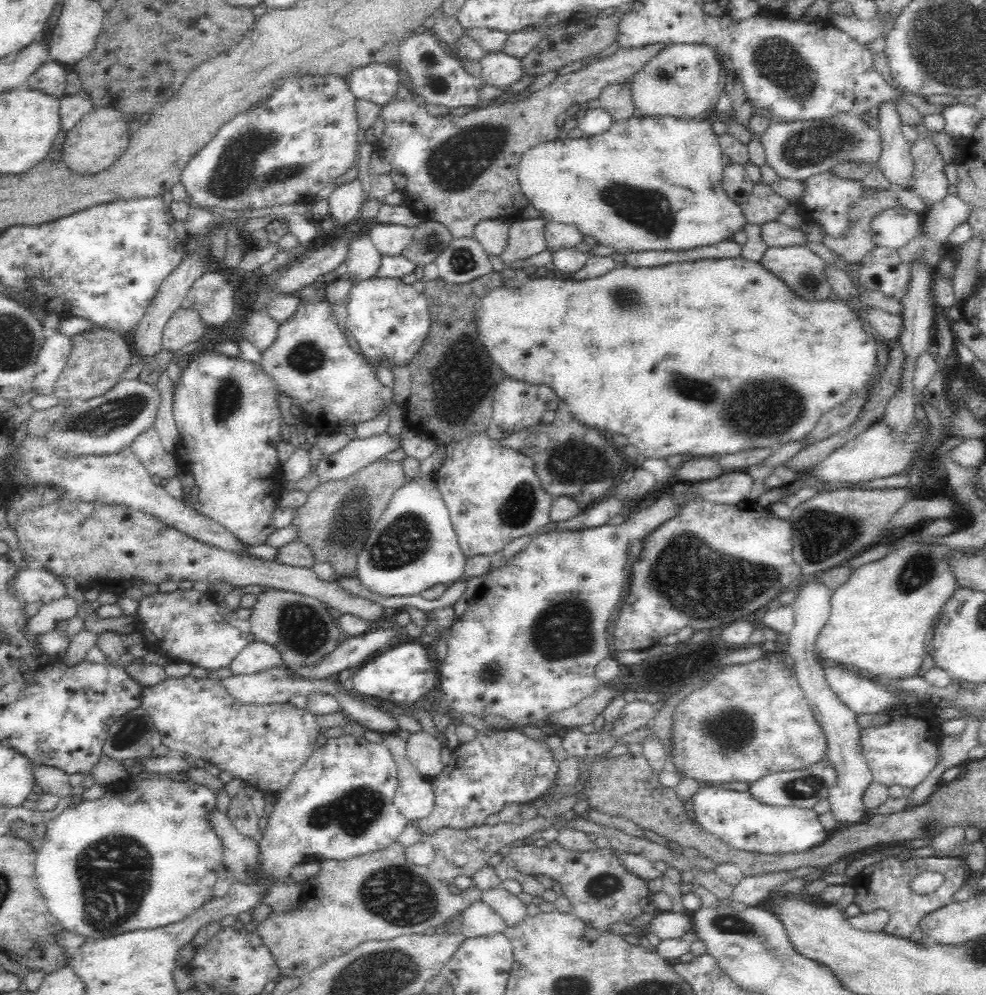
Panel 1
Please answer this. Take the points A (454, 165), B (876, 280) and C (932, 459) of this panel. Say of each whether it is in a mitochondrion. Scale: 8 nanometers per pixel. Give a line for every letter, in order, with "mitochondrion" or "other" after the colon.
A: mitochondrion
B: other
C: other

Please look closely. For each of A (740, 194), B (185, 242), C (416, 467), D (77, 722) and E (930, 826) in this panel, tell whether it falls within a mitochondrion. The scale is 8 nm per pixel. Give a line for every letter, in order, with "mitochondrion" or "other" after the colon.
A: other
B: other
C: other
D: other
E: mitochondrion

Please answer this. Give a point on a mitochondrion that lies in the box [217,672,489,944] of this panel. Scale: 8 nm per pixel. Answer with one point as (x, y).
(396, 895)

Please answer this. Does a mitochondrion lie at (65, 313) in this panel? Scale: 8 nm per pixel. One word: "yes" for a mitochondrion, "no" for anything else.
no

